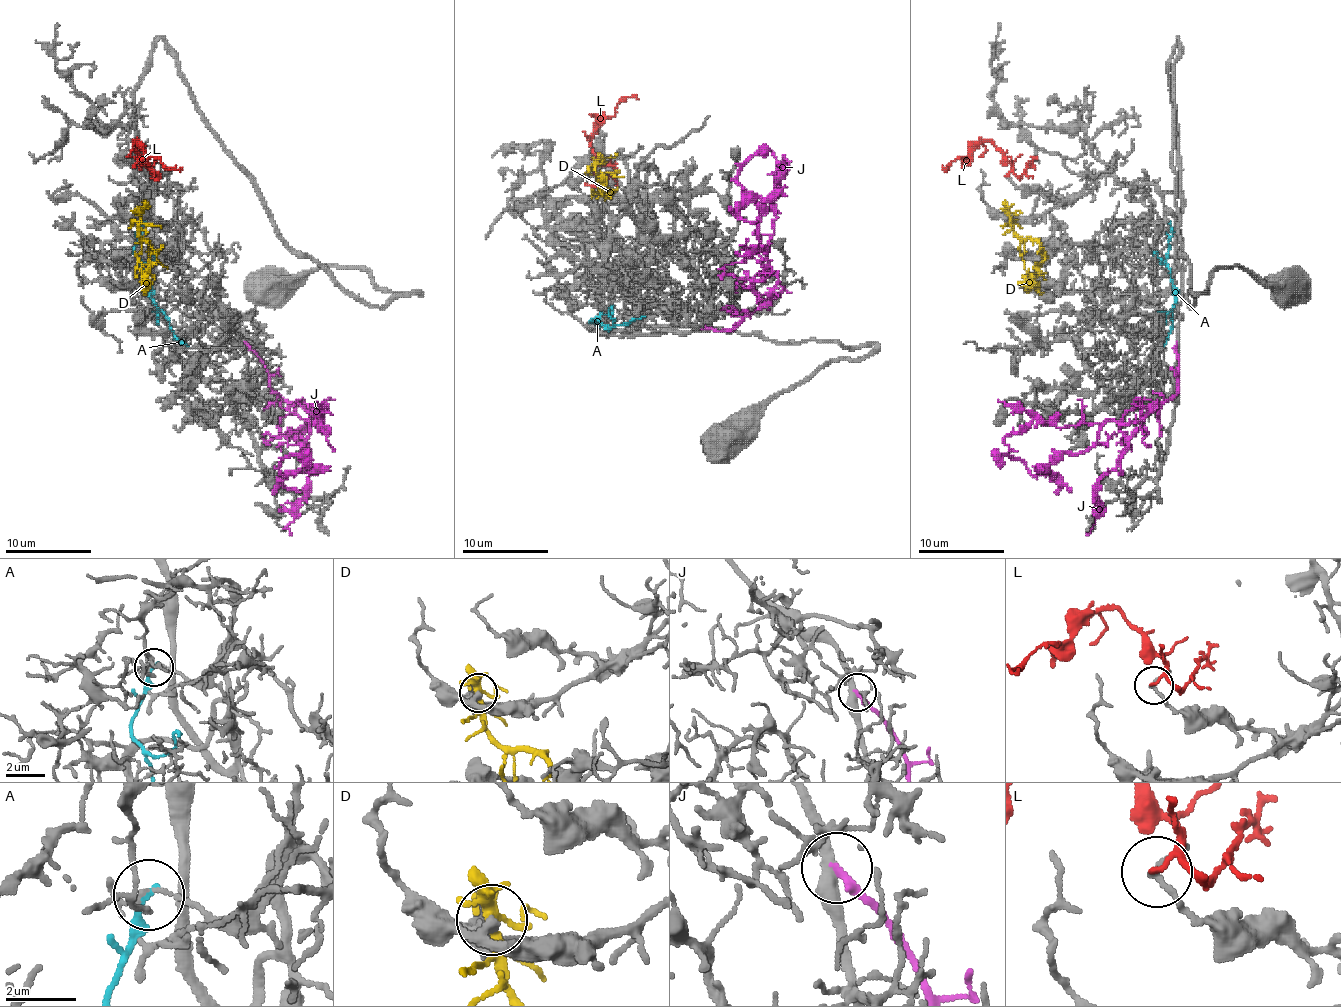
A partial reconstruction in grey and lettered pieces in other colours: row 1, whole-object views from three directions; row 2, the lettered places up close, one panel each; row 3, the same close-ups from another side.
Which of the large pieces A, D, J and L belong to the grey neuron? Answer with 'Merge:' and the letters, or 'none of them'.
Merge: J

